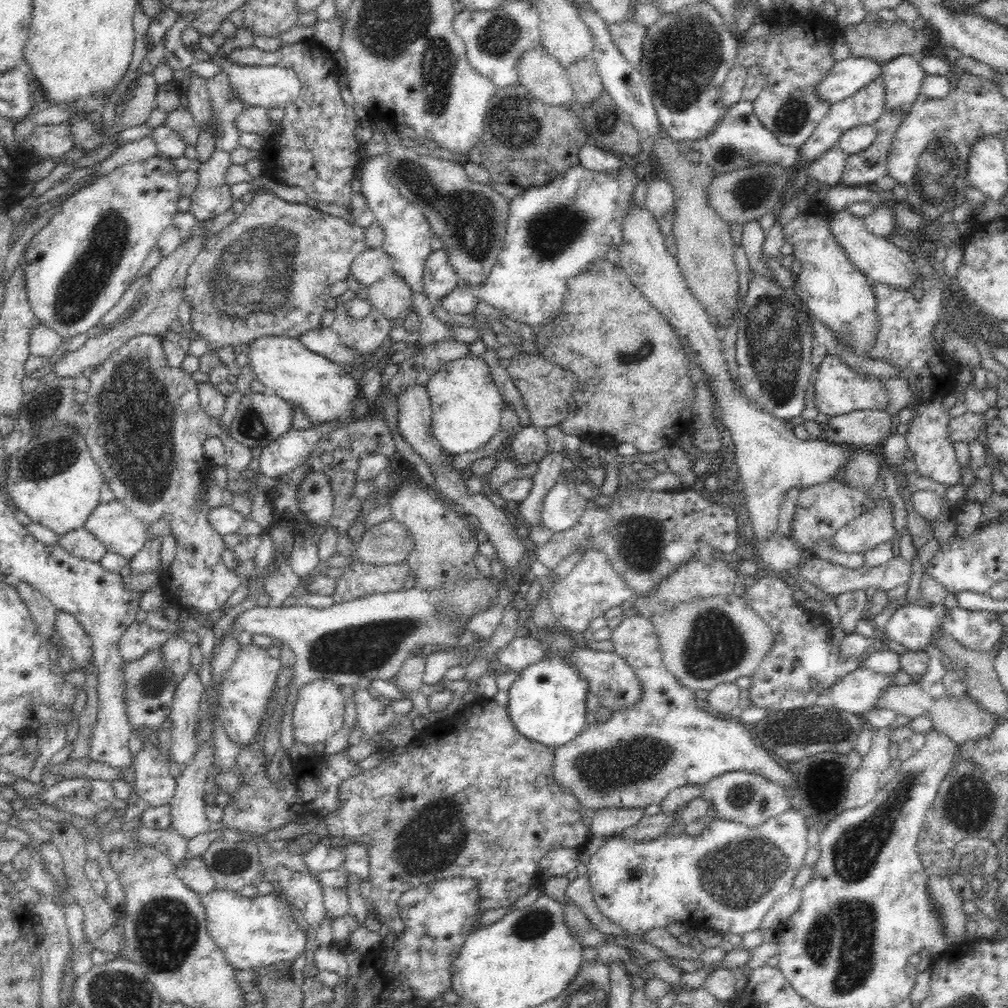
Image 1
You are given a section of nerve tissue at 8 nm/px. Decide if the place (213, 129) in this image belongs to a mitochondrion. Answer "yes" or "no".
no

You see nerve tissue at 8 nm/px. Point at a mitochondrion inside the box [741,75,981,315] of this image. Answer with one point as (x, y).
(934, 183)

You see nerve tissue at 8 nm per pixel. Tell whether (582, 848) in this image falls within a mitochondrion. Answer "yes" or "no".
no

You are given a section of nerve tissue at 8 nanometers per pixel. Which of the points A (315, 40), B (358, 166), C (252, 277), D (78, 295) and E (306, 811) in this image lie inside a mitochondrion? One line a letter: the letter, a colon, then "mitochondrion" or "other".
A: other
B: other
C: mitochondrion
D: mitochondrion
E: other

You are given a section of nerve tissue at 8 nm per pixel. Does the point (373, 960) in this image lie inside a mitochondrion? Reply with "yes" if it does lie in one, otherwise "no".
no

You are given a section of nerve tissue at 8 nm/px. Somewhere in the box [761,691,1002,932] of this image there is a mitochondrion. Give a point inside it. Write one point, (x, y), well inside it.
(969, 803)

